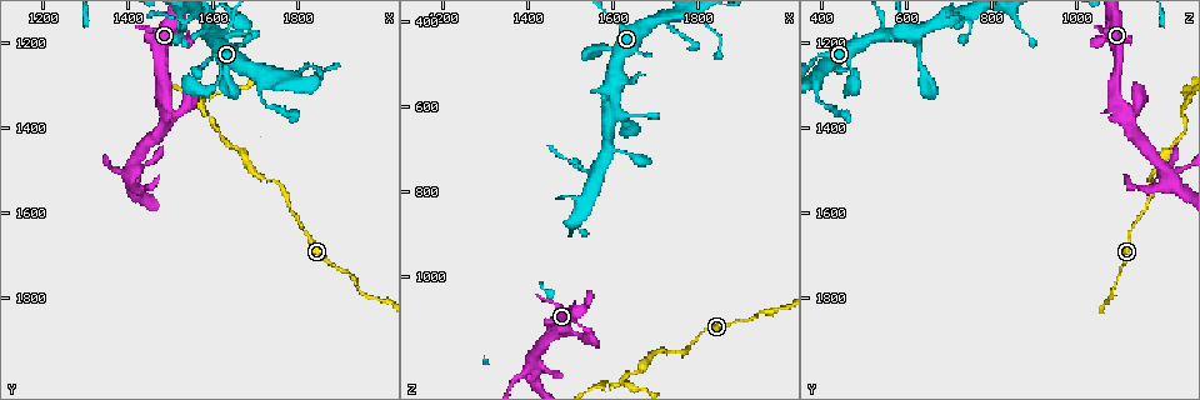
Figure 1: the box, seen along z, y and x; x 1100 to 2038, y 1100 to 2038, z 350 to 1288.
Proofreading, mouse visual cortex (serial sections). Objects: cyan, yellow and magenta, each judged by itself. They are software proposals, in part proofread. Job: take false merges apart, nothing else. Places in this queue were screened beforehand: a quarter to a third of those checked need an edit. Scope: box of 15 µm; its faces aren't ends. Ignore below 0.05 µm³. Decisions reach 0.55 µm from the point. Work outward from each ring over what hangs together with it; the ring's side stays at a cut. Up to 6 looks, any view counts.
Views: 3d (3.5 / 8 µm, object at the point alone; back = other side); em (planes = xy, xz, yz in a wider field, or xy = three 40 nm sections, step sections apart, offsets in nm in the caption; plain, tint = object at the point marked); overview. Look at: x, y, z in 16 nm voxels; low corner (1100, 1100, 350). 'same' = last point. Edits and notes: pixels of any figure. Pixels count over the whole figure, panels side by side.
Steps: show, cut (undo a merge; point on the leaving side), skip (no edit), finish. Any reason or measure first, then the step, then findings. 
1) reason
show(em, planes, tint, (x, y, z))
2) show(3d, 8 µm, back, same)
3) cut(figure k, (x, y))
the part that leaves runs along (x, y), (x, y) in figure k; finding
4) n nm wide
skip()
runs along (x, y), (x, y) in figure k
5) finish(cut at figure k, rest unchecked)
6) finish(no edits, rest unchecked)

three-way junction
show(3d, 3.5 µm, (1570, 1355, 1250))

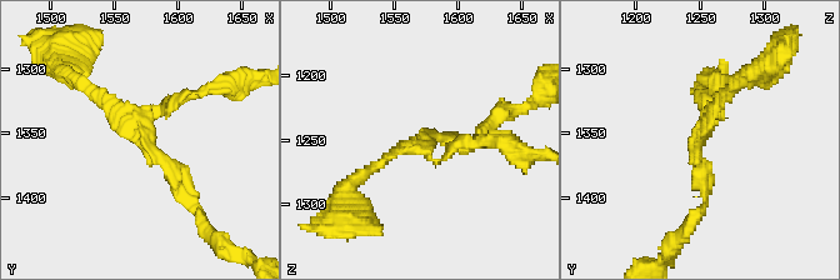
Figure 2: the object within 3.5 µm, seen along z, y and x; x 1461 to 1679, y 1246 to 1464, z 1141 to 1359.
3 arms; arms of 100, 100, 150 nm
show(em, xy, step 1, tint, (1578, 1362, 1250))

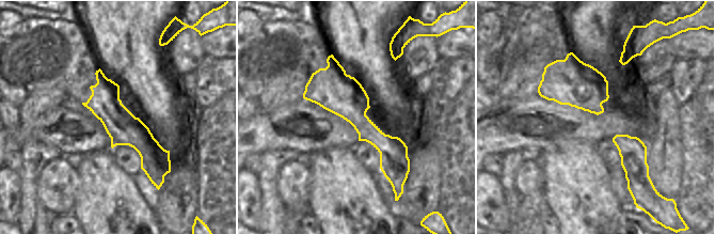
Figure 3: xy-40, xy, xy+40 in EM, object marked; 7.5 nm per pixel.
skip()
runs along (196, 206), (143, 141), (154, 110), (185, 95) in figure 2; continuous, no second cell

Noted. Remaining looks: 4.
narrows sharply
show(3d, 3.5 µm, back, (1445, 1485, 1220))

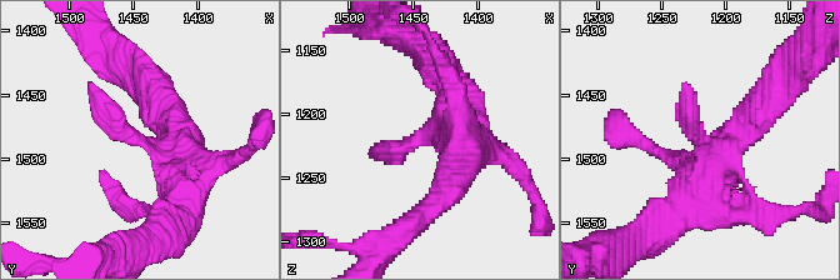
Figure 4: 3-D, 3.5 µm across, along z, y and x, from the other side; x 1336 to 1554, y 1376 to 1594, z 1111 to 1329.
show(em, xy, step 2, tint, (1440, 1490, 1214))

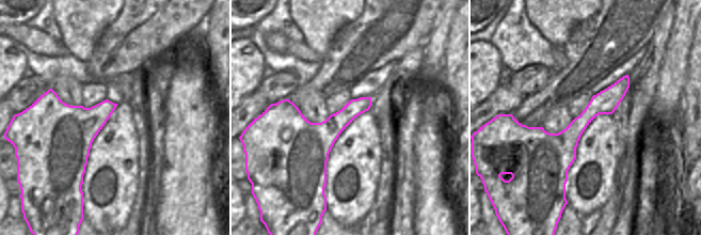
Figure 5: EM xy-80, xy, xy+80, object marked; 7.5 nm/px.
another direction
show(em, xy, step 5, tint, same)

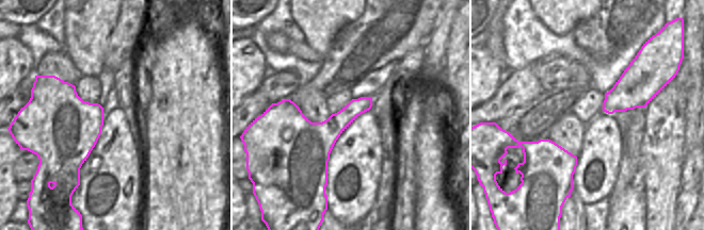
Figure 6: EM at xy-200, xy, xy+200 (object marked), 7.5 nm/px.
skip()
runs along (449, 84), (460, 113), (371, 154) in figure 4; continuous, no second cell

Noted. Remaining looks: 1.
thin arm on a thick one
show(3d, 3.5 µm, (1615, 1195, 615))

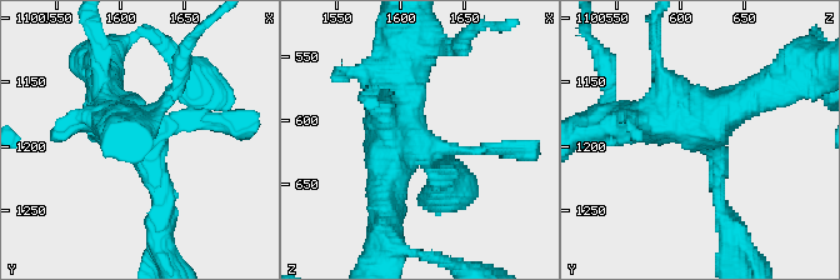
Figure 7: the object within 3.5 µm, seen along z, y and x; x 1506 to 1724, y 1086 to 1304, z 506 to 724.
skip()
continuous, no second cell

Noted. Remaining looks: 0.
finish(no edits, rest unchecked)

